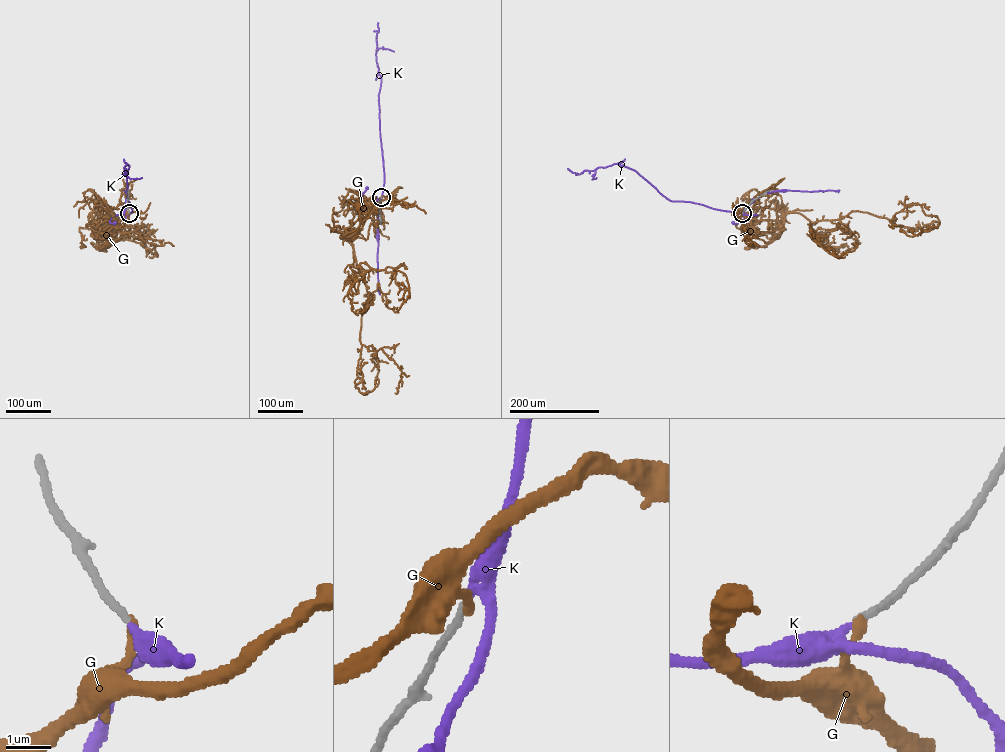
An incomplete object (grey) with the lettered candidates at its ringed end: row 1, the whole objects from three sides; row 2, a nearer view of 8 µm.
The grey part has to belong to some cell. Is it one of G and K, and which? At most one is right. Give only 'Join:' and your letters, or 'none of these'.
Join: K

